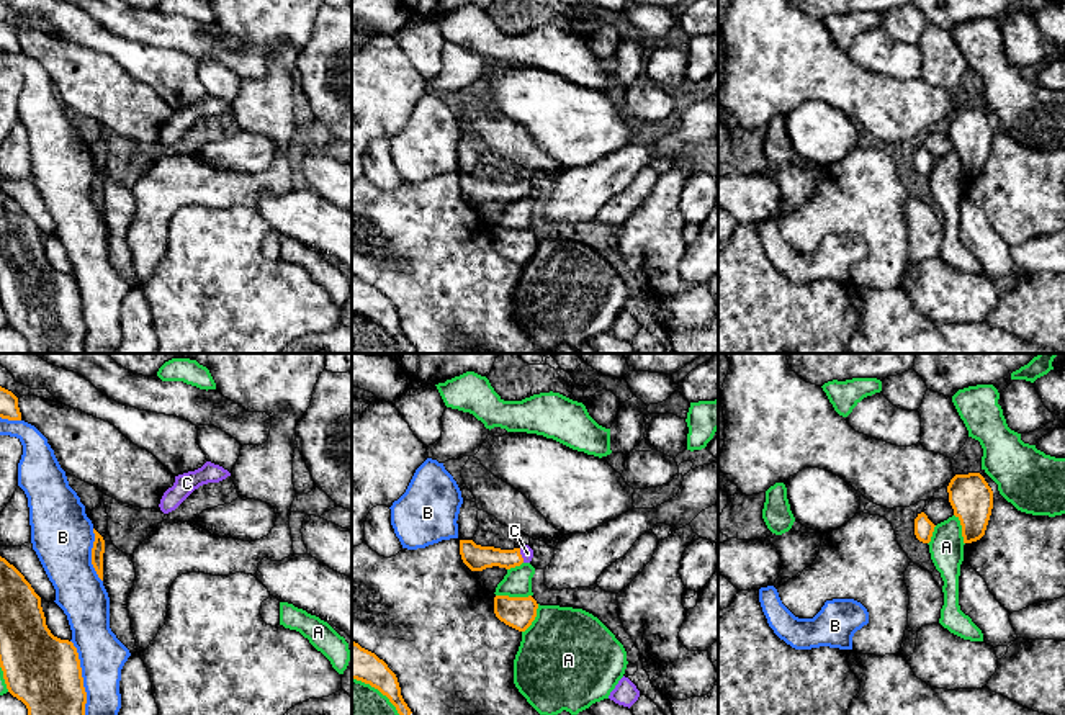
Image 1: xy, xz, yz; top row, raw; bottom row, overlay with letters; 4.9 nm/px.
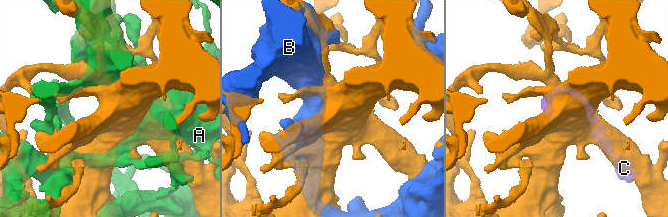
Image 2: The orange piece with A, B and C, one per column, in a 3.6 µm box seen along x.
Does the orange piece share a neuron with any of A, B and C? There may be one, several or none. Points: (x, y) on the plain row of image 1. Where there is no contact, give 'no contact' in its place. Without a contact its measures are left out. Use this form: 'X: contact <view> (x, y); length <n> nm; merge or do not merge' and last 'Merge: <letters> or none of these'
A: contact xz (380, 324); length 320 nm; do not merge
B: contact xy (82, 313); length 400 nm; do not merge
C: contact xz (521, 188); length 80 nm; merge
Merge: C

